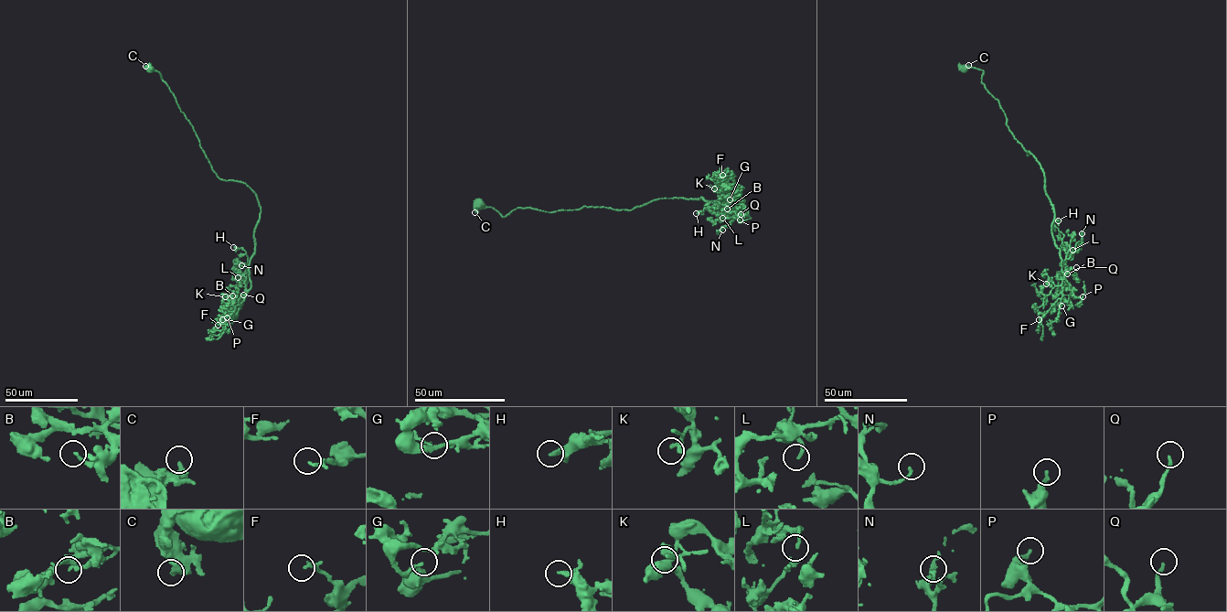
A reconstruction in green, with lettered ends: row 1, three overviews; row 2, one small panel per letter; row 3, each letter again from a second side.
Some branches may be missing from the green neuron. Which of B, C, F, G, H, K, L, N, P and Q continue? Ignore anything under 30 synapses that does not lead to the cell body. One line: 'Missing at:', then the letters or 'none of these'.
Missing at: Q

